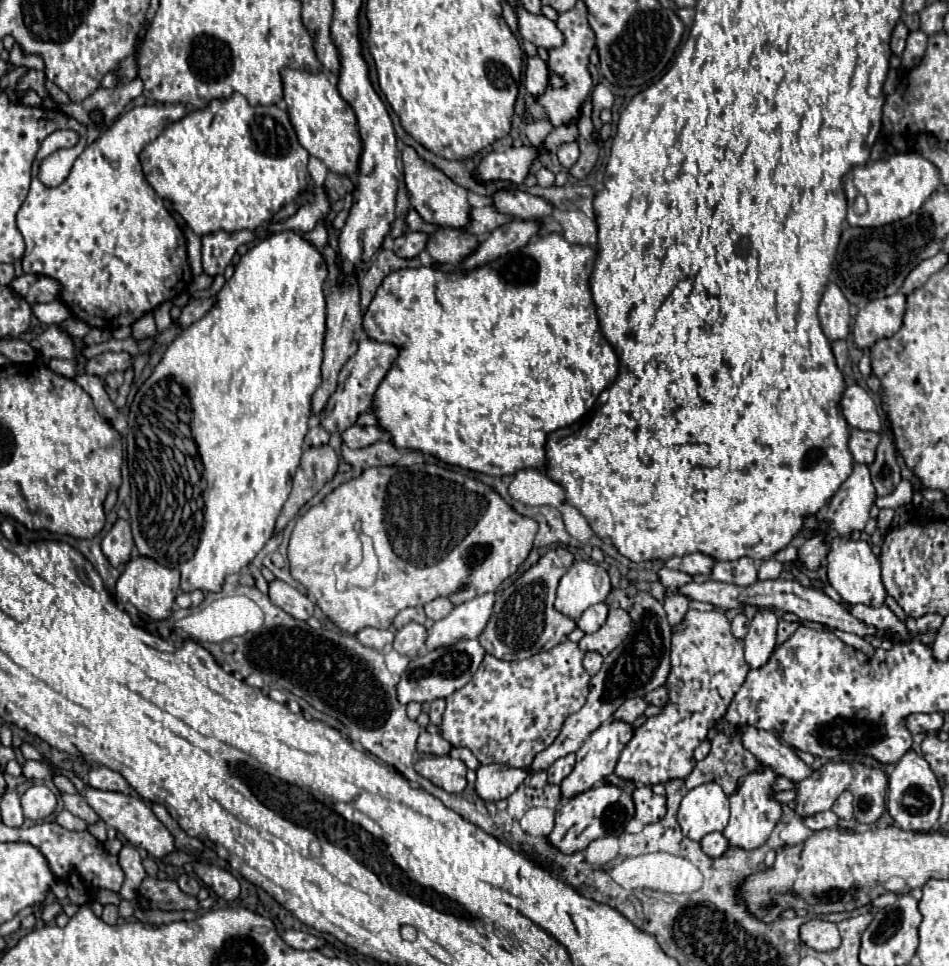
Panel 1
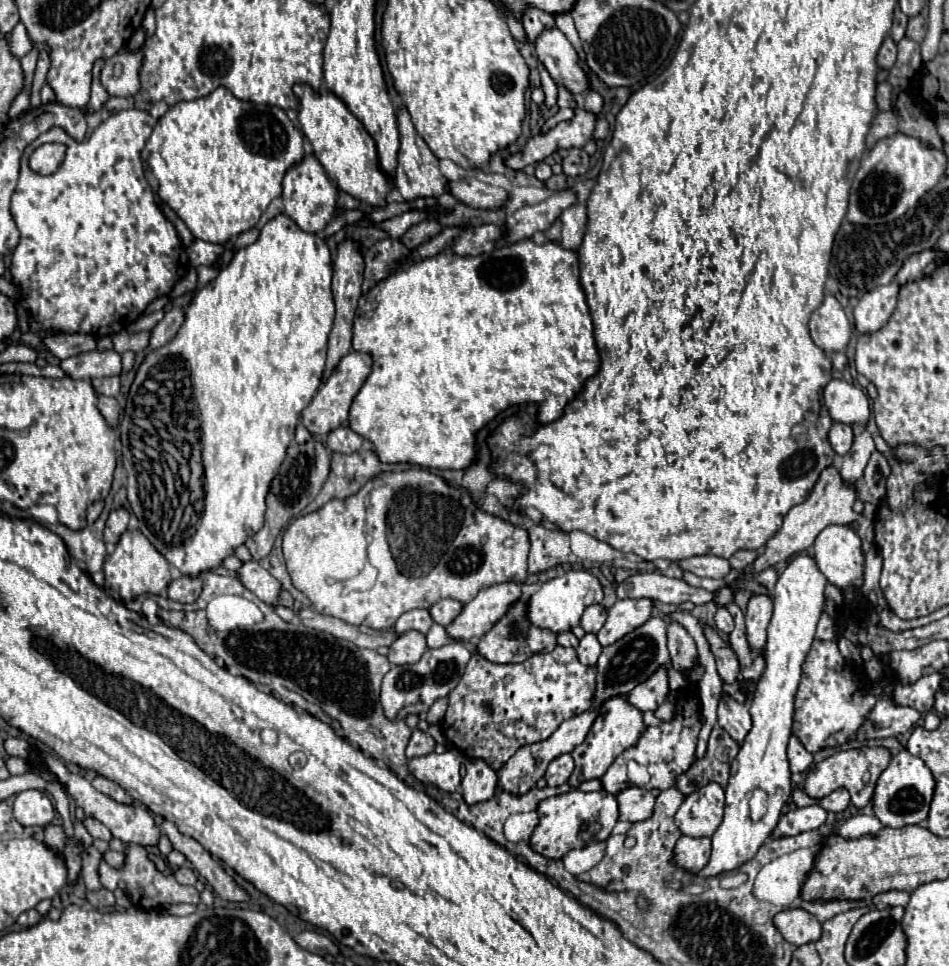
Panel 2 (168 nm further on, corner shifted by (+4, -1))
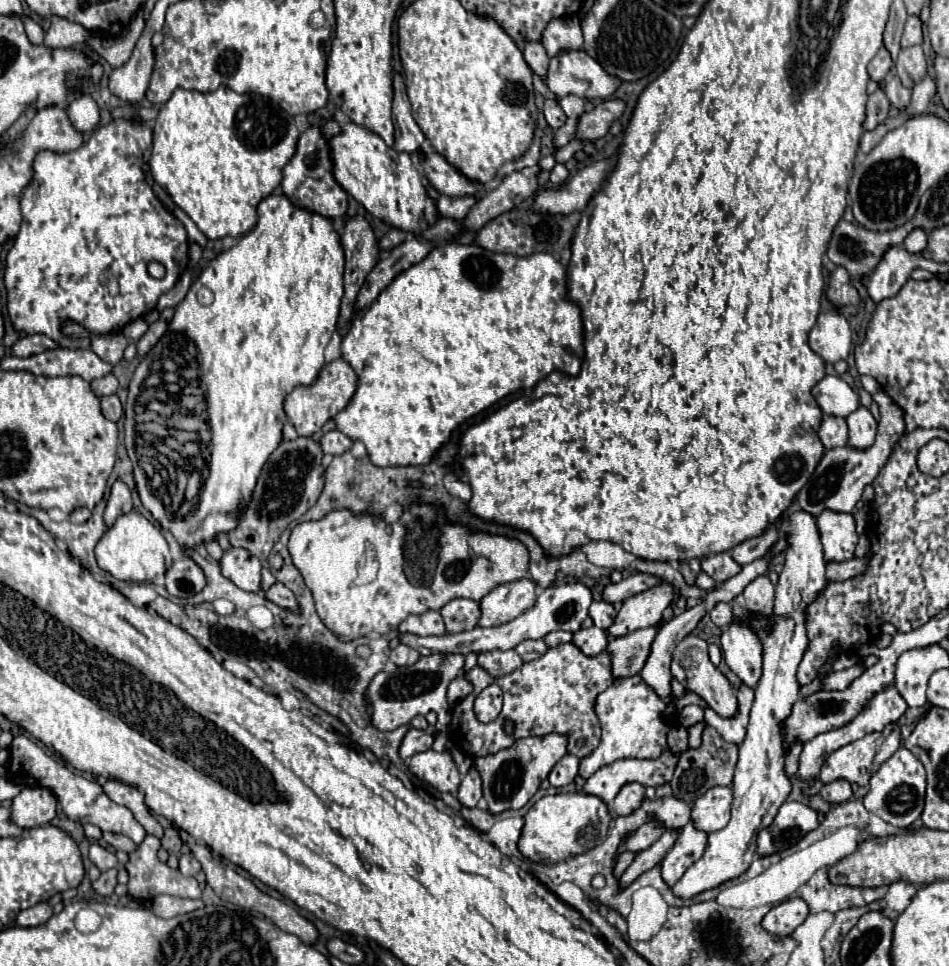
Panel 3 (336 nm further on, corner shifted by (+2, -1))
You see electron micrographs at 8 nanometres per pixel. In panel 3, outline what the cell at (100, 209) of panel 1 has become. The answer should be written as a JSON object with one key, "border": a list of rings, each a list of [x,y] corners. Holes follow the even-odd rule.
{"border":[[[114,119],[98,127],[76,151],[62,155],[52,151],[38,153],[34,159],[34,179],[24,189],[20,201],[22,227],[8,251],[4,267],[6,309],[16,331],[22,335],[48,335],[60,347],[68,349],[90,347],[90,339],[64,337],[62,323],[74,319],[92,335],[122,331],[130,321],[152,311],[158,297],[174,287],[188,263],[188,237],[184,225],[156,199],[152,187],[144,181],[142,163],[150,143],[152,131],[146,123]],[[150,261],[166,267],[166,279],[150,277]]]}

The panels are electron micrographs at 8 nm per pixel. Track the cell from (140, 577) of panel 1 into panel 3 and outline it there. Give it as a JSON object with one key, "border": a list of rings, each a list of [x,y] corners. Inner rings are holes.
{"border":[[[136,511],[120,515],[120,519],[116,519],[116,523],[106,529],[100,543],[96,543],[94,553],[98,565],[122,581],[152,581],[158,573],[168,571],[168,567],[172,565],[172,555],[160,527],[150,523],[142,513]]]}

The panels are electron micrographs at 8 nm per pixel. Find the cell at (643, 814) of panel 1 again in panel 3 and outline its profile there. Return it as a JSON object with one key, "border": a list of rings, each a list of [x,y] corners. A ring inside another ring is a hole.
{"border":[[[626,783],[614,799],[614,809],[618,815],[628,815],[640,807],[644,799],[644,787],[640,783]]]}

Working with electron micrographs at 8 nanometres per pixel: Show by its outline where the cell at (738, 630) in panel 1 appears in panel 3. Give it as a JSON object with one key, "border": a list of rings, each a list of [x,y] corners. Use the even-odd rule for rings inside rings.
{"border":[[[718,603],[712,611],[710,611],[710,619],[712,619],[712,623],[714,625],[718,625],[718,627],[728,627],[730,623],[732,623],[732,619],[734,619],[734,615],[732,615],[732,609],[728,607],[728,603]]]}

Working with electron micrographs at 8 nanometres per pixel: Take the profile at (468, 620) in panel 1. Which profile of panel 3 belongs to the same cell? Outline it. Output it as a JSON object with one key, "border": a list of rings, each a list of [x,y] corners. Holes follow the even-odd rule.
{"border":[[[524,577],[506,585],[498,585],[490,591],[482,601],[482,617],[478,621],[480,627],[496,627],[508,623],[532,609],[536,603],[536,583]]]}

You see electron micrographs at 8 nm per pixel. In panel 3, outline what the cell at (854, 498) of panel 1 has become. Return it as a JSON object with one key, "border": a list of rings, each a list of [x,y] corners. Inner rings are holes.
{"border":[[[860,405],[852,415],[846,417],[846,421],[848,421],[848,431],[850,431],[848,445],[856,449],[868,449],[874,443],[876,425],[878,425],[872,413],[864,405]]]}

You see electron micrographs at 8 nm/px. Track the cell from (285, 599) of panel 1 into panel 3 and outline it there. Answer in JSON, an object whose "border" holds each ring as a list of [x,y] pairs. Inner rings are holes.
{"border":[[[230,547],[220,559],[222,575],[244,591],[260,591],[260,569],[262,563],[258,561],[258,557],[244,549]]]}

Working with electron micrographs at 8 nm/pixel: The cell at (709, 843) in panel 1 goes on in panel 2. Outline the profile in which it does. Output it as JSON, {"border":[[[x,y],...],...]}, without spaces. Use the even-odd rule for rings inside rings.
{"border":[[[682,835],[676,843],[676,849],[674,849],[676,865],[680,865],[692,873],[702,871],[710,859],[710,845],[712,843],[708,837],[694,839],[694,837]]]}

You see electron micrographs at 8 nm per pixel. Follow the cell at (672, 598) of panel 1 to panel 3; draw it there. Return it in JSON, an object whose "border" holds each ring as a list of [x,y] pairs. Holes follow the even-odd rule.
{"border":[[[688,635],[676,645],[676,649],[672,653],[672,675],[682,685],[686,685],[690,691],[700,695],[710,705],[710,709],[714,709],[718,715],[722,715],[722,717],[736,715],[738,701],[736,701],[736,695],[734,695],[734,689],[728,683],[728,679],[718,671],[718,667],[712,665],[712,661],[708,659],[708,651],[706,651],[706,641],[704,639],[696,637],[696,635]]]}

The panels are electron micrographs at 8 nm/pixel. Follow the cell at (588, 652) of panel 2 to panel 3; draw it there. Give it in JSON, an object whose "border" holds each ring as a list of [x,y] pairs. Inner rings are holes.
{"border":[[[588,627],[588,629],[576,631],[572,643],[576,647],[580,647],[580,651],[584,655],[594,657],[594,655],[602,653],[608,647],[608,637],[606,637],[606,631],[598,629],[598,627]]]}

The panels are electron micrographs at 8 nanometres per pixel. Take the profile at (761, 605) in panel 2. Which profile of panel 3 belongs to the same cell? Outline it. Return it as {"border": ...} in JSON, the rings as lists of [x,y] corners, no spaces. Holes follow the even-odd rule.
{"border":[[[760,575],[754,581],[748,583],[744,589],[744,599],[746,599],[746,609],[762,615],[772,615],[774,607],[774,585],[770,583],[768,575]]]}

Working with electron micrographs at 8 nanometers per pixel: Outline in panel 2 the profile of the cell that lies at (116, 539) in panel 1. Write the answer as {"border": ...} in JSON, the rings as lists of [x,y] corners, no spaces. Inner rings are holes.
{"border":[[[118,509],[118,511],[112,511],[108,521],[106,521],[106,529],[104,529],[104,541],[110,543],[110,545],[116,545],[122,531],[126,531],[128,527],[128,511],[124,509]]]}

